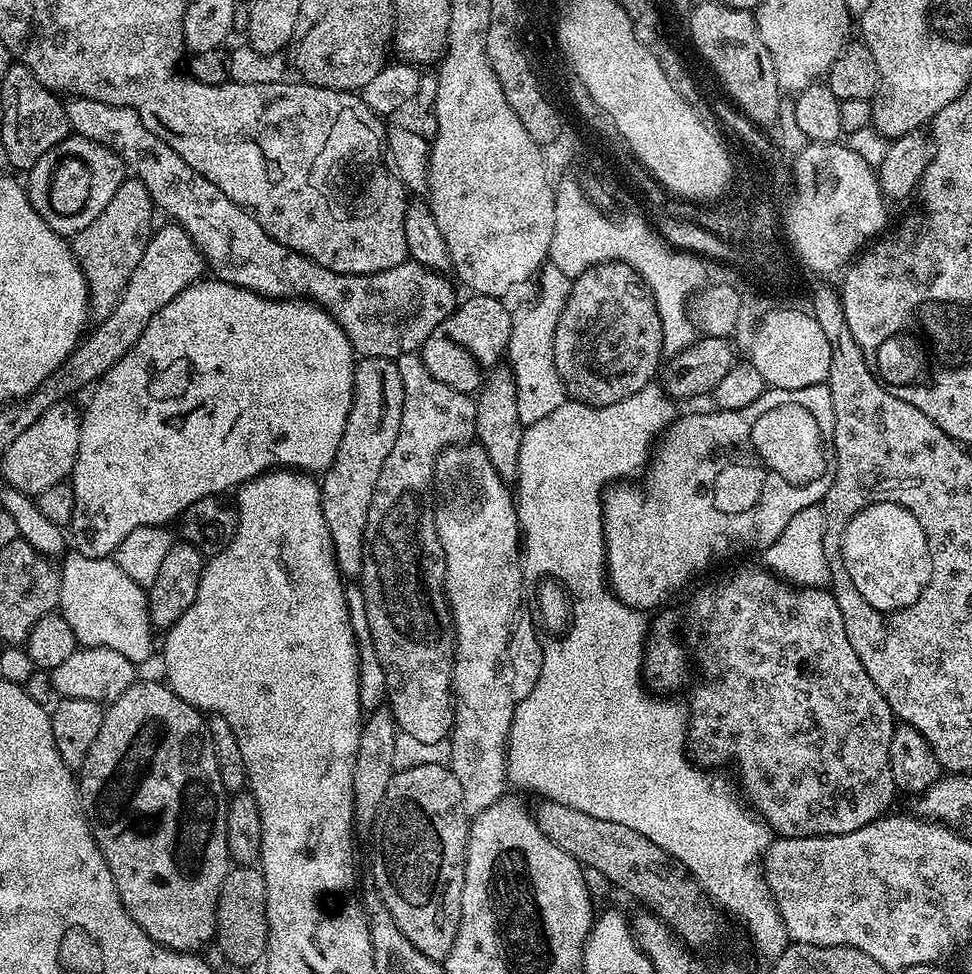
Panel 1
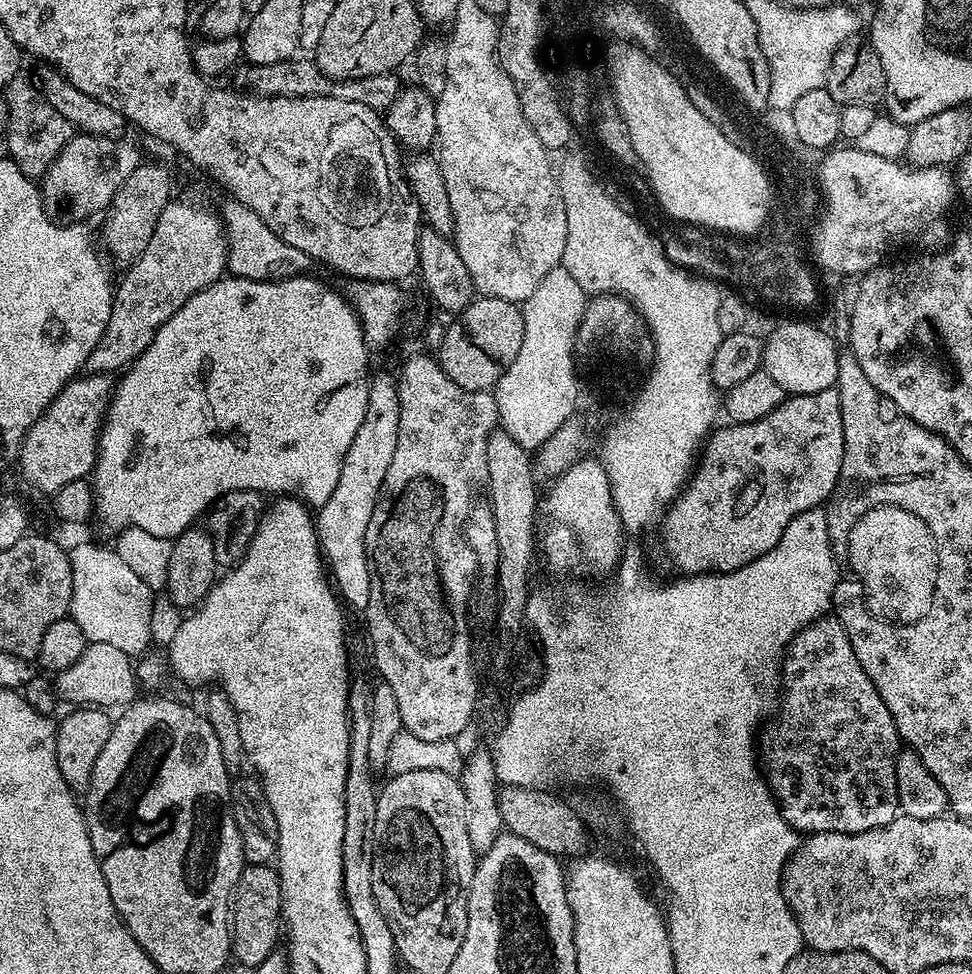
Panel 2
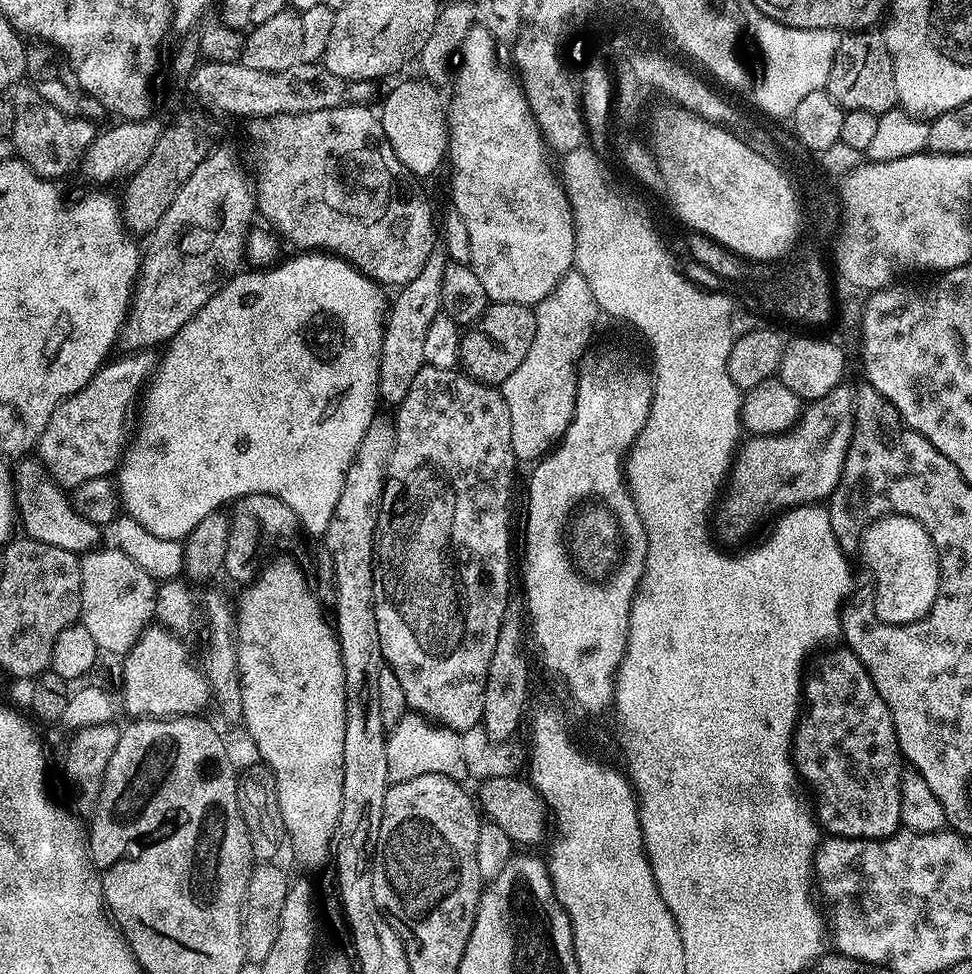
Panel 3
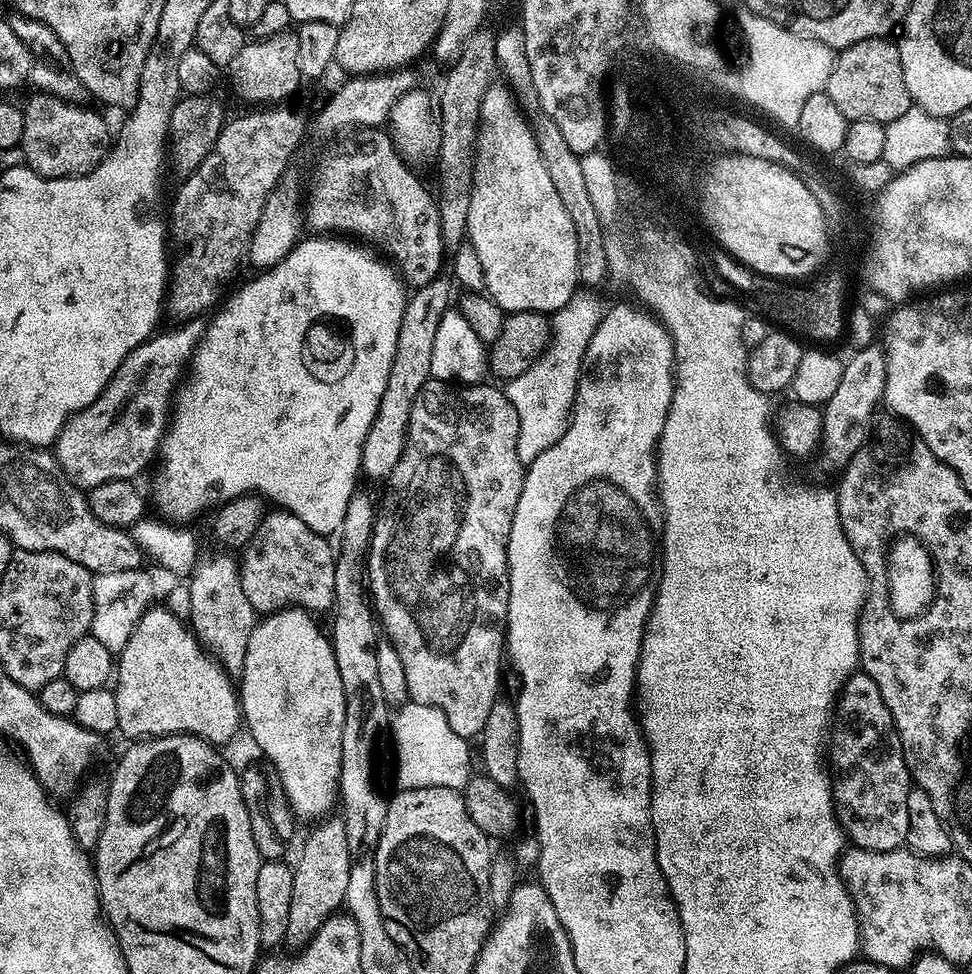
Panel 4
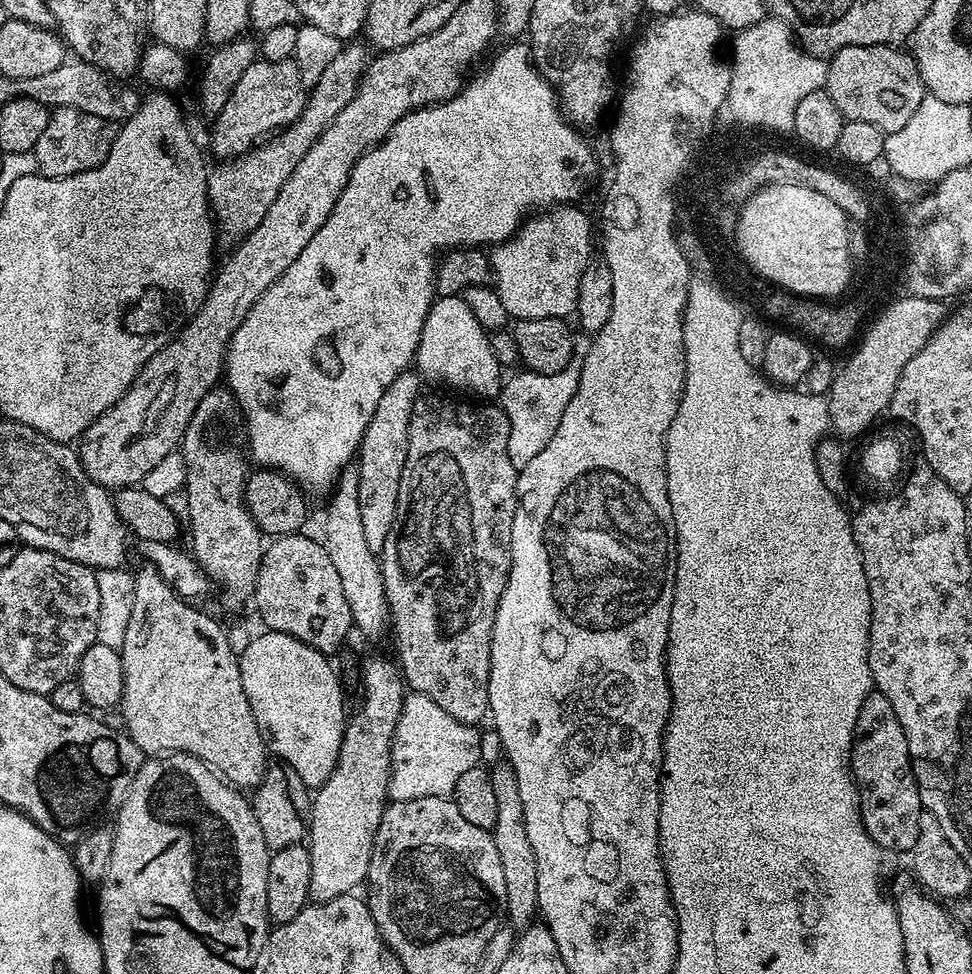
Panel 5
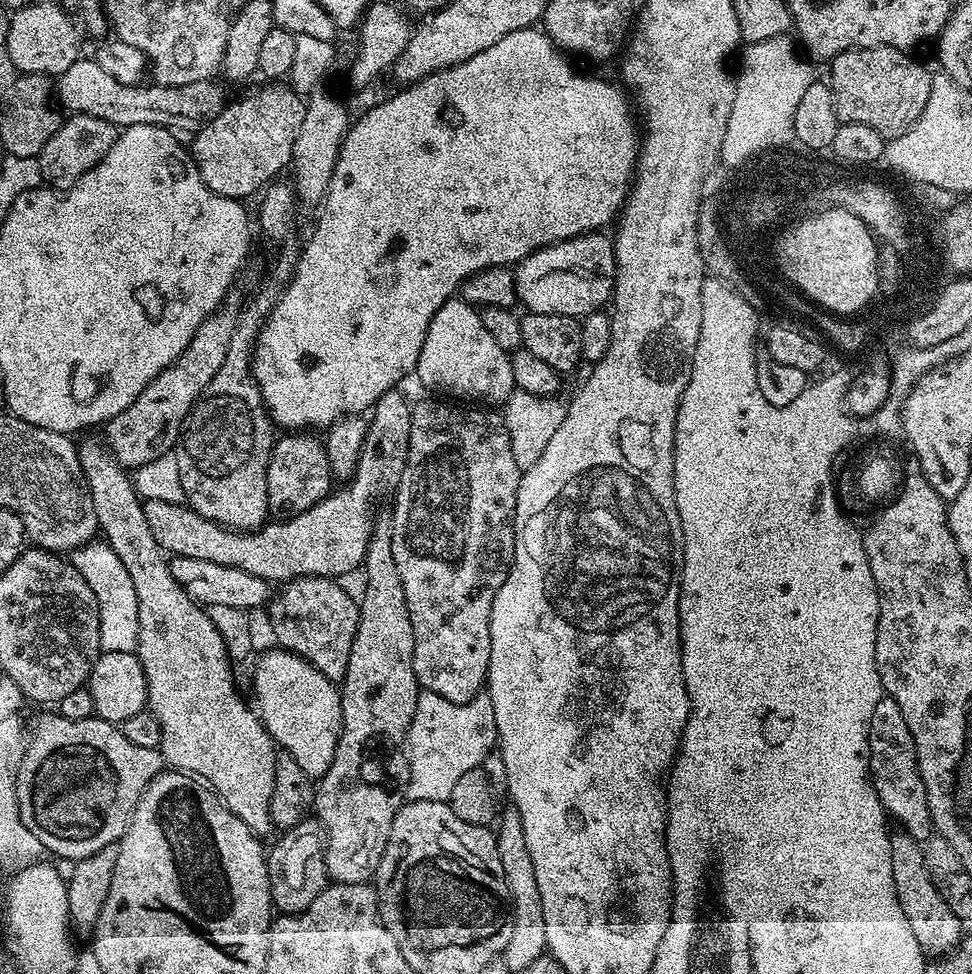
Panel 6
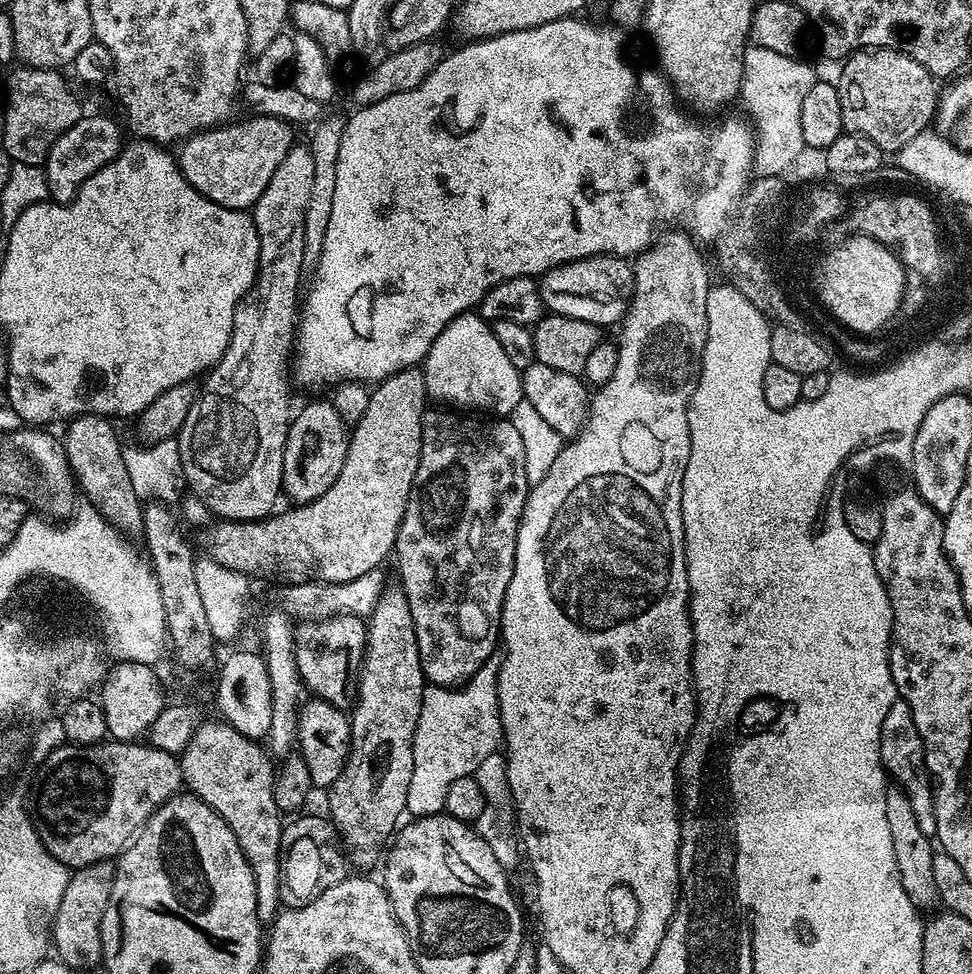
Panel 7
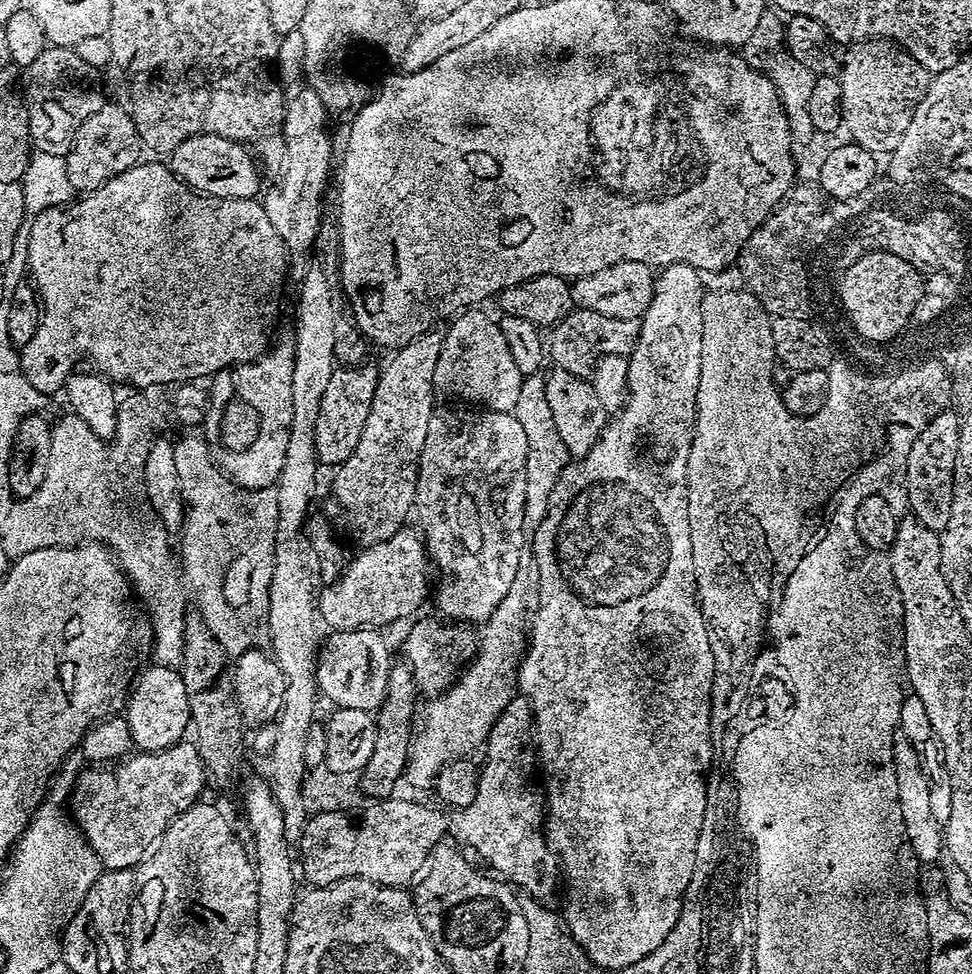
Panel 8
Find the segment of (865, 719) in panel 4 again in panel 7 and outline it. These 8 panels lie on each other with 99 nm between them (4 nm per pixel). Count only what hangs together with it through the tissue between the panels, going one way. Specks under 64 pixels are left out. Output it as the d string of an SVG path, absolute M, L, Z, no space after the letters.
M898 698L894 706L890 706L890 711L886 714L886 722L882 722L880 757L884 763L885 773L903 788L904 793L910 798L922 834L930 838L935 837L936 798L933 785L930 783L928 768L924 764L924 740L918 734L918 726L914 726L914 714L910 714L910 706L905 700Z

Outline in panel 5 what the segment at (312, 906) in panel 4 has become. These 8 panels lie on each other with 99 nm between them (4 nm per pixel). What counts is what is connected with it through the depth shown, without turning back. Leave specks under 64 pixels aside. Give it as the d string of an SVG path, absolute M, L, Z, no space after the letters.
M372 656L360 672L360 713L349 715L344 725L344 737L338 754L338 762L321 788L312 796L312 810L308 817L306 847L310 854L310 888L308 895L313 901L333 900L339 896L355 893L356 888L368 878L372 857L372 843L376 841L376 829L386 805L389 803L388 783L392 773L392 739L399 715L402 714L406 697L404 677L395 659Z

